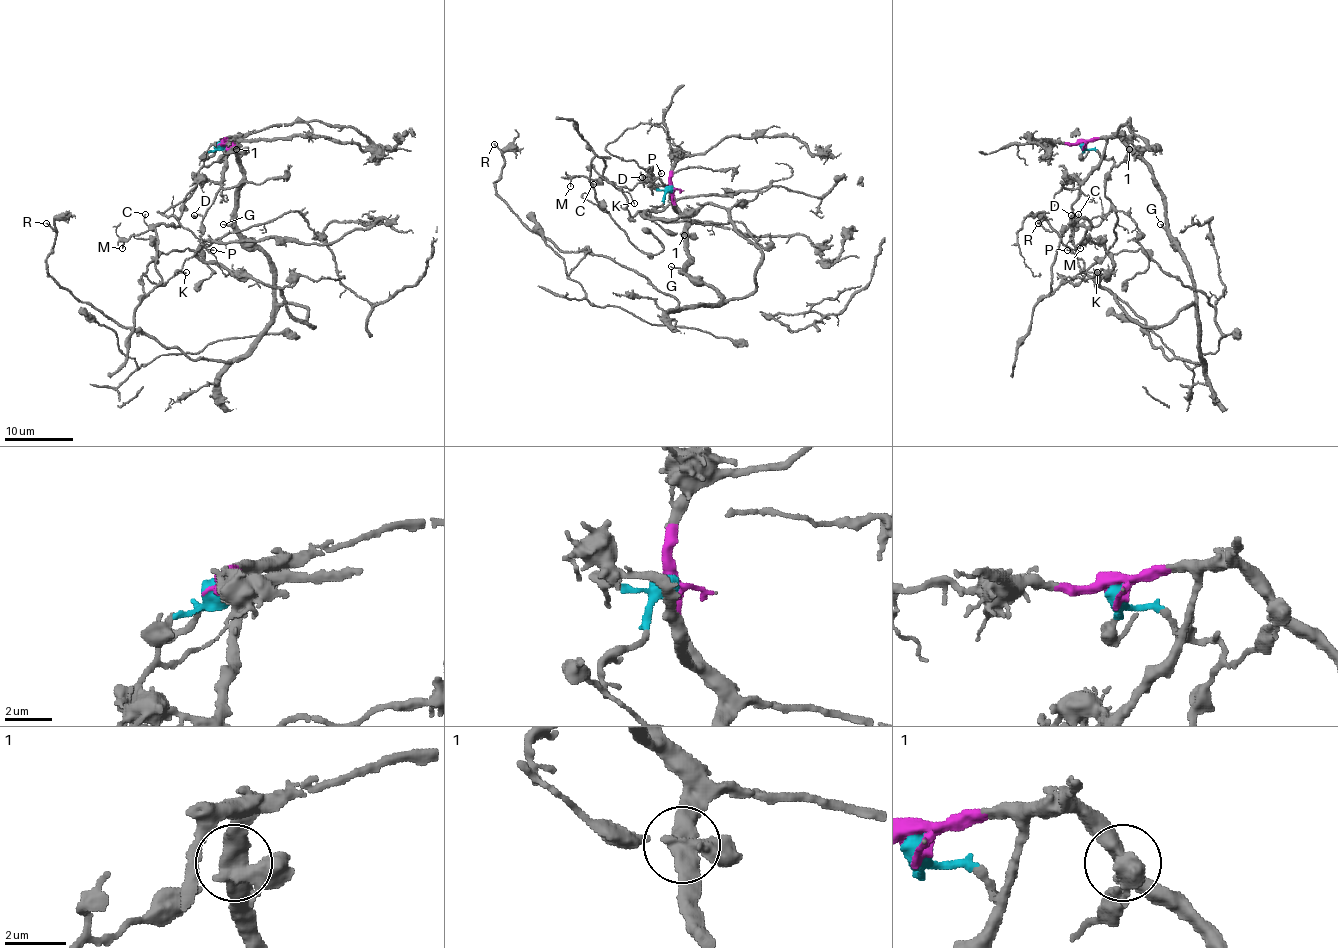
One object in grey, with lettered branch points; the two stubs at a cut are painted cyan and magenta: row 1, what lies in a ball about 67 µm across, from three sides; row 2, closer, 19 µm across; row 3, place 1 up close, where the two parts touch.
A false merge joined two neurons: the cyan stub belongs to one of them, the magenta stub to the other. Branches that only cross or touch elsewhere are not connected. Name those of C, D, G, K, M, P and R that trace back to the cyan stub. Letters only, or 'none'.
C, M

